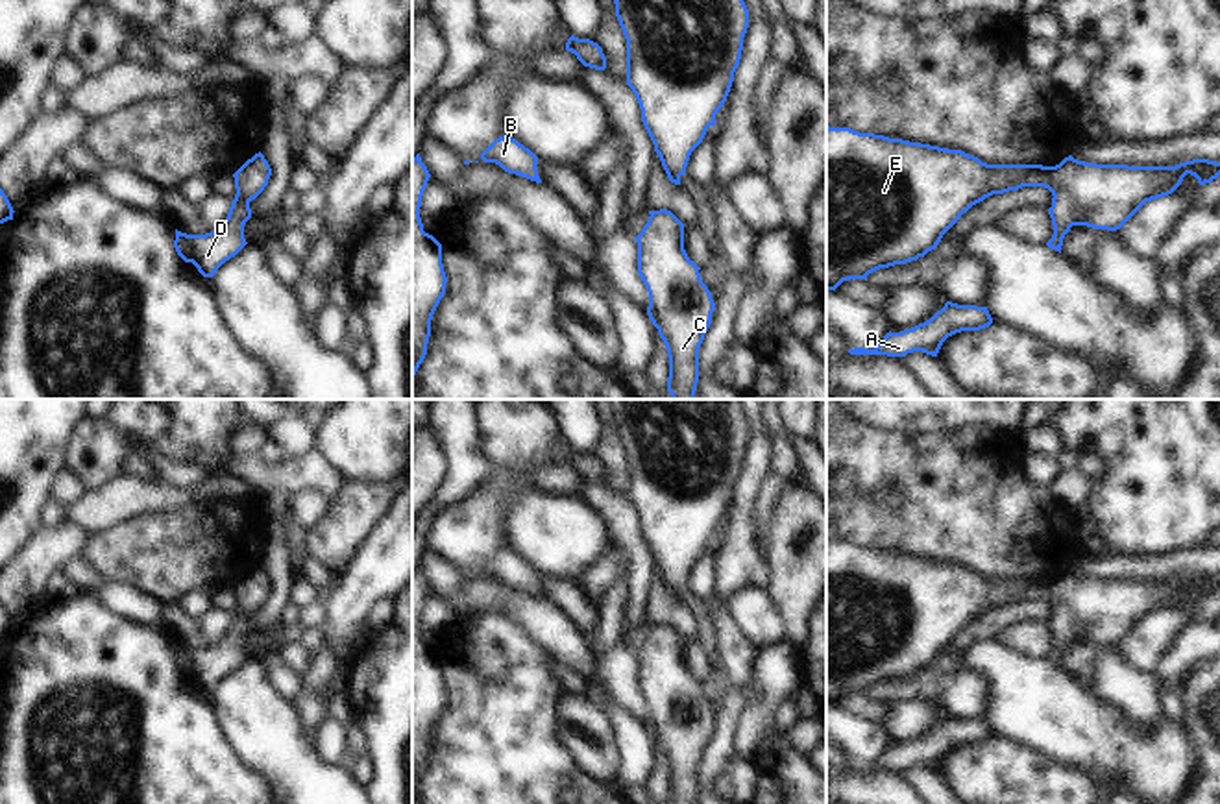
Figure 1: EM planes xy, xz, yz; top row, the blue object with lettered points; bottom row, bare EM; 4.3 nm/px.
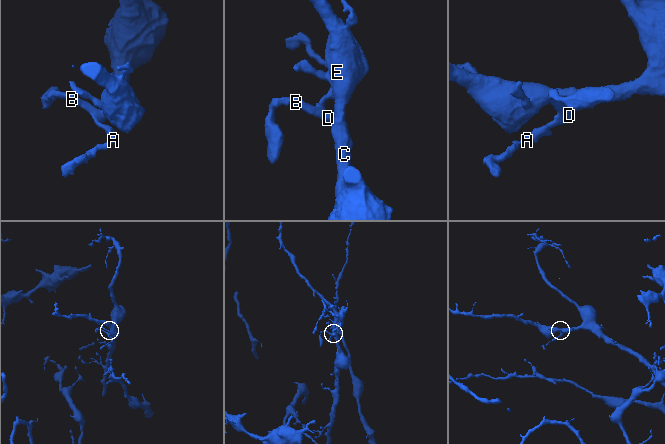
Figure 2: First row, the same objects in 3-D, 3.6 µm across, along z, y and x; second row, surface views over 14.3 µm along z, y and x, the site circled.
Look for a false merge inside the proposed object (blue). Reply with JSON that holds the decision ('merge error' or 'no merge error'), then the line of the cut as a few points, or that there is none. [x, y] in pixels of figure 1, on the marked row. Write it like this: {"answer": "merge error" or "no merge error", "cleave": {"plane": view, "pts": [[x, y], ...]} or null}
{"answer": "no merge error", "cleave": null}

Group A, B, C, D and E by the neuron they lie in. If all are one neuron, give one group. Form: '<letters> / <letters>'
A B C D E

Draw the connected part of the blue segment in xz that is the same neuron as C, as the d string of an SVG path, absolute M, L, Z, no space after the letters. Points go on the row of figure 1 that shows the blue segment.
M667 209L649 211L636 238L638 274L649 292L647 314L669 357L667 392L693 399L699 383L699 347L715 303L699 266L684 250L684 224Z

